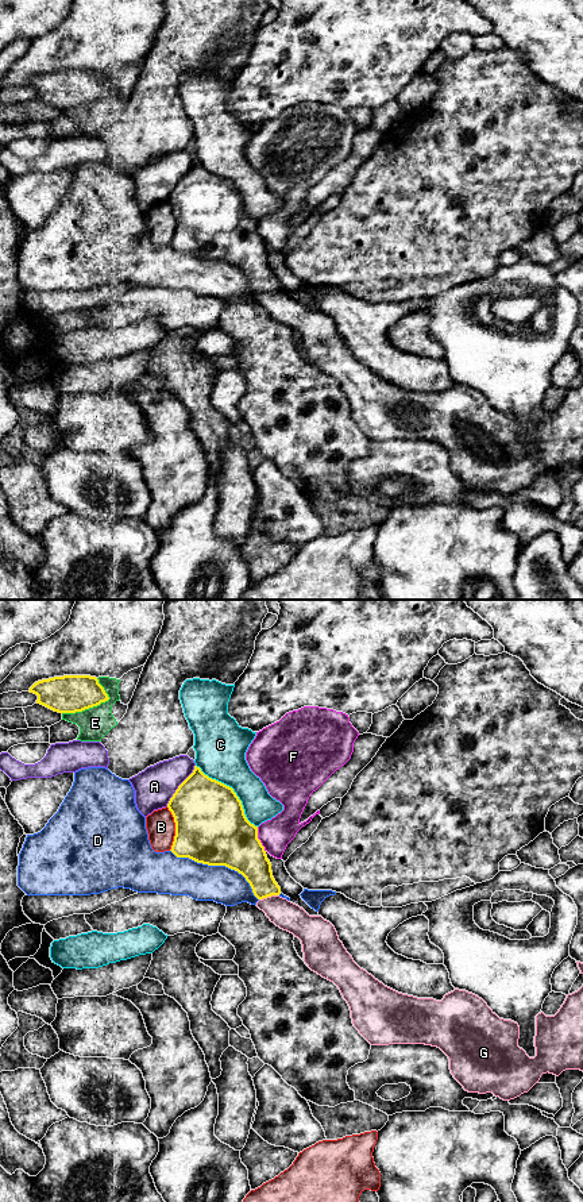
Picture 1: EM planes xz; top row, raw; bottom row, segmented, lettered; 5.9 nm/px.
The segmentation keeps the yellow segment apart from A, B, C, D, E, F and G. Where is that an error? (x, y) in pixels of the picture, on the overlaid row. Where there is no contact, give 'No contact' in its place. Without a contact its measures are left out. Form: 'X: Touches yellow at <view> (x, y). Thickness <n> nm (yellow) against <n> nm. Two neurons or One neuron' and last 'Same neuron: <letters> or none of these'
A: Touches yellow at xz (180, 785). Thickness 420 nm (yellow) against 240 nm. Two neurons
B: Touches yellow at xz (176, 828). Thickness 440 nm (yellow) against 170 nm. Two neurons
C: Touches yellow at xz (232, 790). Thickness 420 nm (yellow) against 300 nm. Two neurons
D: Touches yellow at xz (219, 865). Thickness 440 nm (yellow) against 220 nm. Two neurons
E: Touches yellow at xz (85, 708). Thickness 220 nm (yellow) against 190 nm. Two neurons
F: Touches yellow at xz (258, 839). Thickness 380 nm (yellow) against 190 nm. Two neurons
G: Touches yellow at xz (269, 896). Thickness 200 nm (yellow) against 170 nm. One neuron
Same neuron: G

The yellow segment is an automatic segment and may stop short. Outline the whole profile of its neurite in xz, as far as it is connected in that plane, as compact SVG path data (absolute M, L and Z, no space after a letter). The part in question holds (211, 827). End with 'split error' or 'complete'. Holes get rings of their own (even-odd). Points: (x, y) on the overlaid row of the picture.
M194 766L193 773L178 786L170 798L167 808L175 822L175 836L170 851L177 858L189 858L208 866L225 866L242 874L250 883L254 895L259 899L256 906L266 913L271 922L301 940L304 962L308 967L339 987L350 1006L354 1026L371 1045L425 1044L437 1047L448 1056L451 1074L466 1091L479 1094L493 1093L503 1101L510 1101L528 1093L538 1083L543 1074L549 1072L559 1076L565 1070L583 1071L583 986L567 995L555 1016L545 1016L543 1012L536 1016L536 1056L529 1057L518 1047L518 1024L511 1020L499 1018L478 995L455 989L445 994L441 1001L436 1001L433 998L417 998L398 993L385 986L354 962L329 921L321 916L309 916L298 905L282 898L279 895L281 887L273 877L271 863L258 839L258 827L247 820L242 801L232 787L209 778L200 767Z; split error

